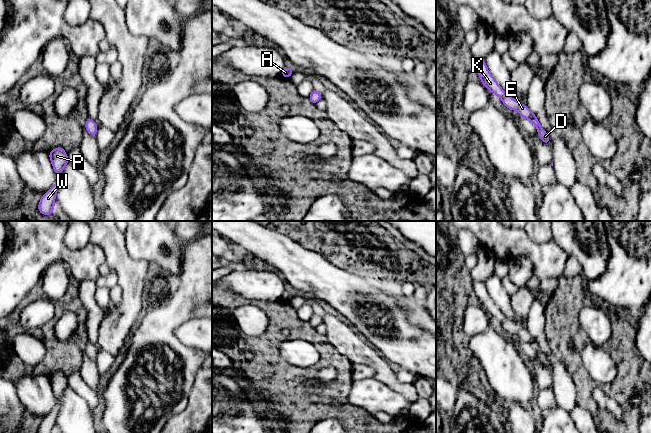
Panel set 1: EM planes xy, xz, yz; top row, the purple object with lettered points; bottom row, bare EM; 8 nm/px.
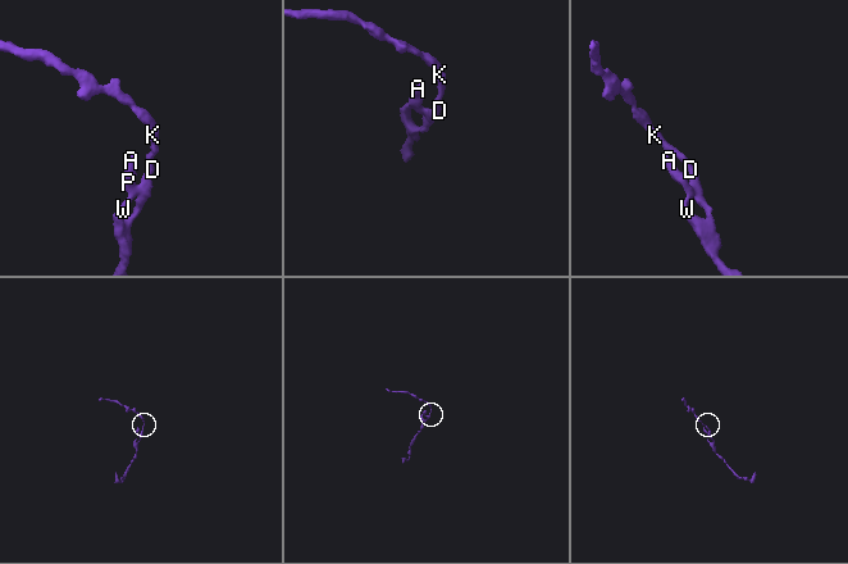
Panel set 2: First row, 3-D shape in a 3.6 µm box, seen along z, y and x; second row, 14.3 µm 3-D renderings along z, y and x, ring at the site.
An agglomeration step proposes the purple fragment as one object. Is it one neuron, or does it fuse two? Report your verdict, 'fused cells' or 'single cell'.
single cell

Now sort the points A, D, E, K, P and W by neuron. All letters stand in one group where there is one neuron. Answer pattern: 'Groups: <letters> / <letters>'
Groups: A D E K P W

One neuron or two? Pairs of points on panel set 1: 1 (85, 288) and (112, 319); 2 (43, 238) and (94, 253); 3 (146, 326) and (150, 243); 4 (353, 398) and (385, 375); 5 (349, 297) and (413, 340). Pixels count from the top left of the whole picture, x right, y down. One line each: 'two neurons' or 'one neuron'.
1: two neurons
2: one neuron
3: two neurons
4: two neurons
5: one neuron

